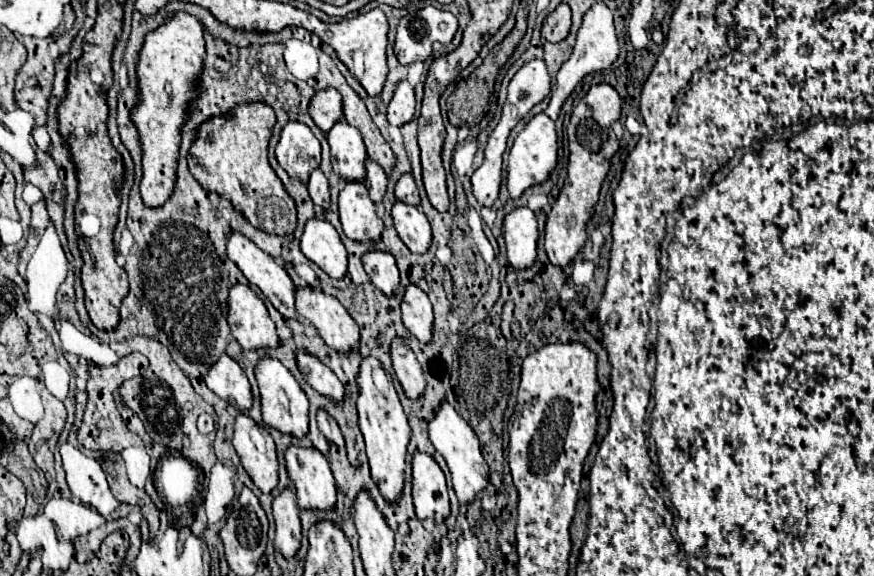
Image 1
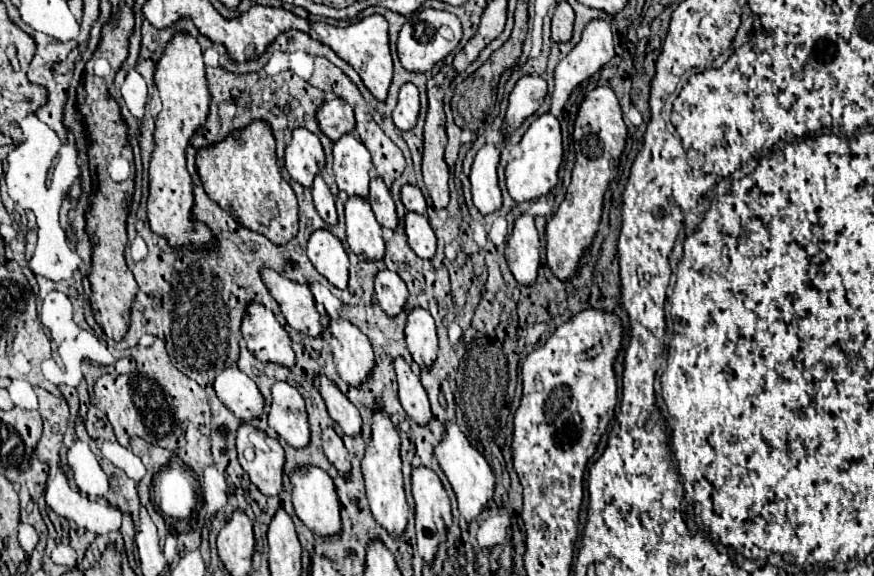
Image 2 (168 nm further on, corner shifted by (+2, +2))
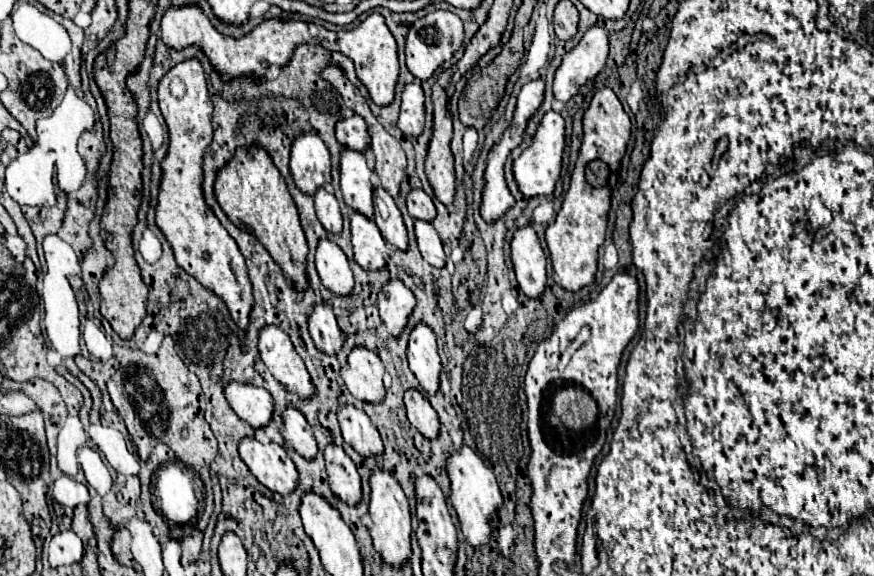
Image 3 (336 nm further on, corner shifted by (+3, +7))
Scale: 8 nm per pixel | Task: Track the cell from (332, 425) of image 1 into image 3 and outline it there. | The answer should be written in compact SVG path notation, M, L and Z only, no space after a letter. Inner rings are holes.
M328 446L324 450L326 456L326 472L332 494L346 502L348 506L356 506L362 502L362 484L354 462L342 450L342 446Z

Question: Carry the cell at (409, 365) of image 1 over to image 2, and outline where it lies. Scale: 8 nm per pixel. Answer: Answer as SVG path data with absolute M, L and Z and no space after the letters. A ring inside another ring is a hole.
M397 357L393 367L397 373L399 399L401 399L403 409L415 423L425 425L431 419L431 409L429 409L429 399L421 385L419 375L413 371L411 363L407 363L403 357Z

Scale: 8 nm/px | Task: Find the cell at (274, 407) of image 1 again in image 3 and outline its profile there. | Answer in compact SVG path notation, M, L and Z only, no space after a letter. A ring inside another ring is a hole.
M288 408L284 412L284 440L306 460L312 460L318 454L318 446L312 434L312 428L308 426L304 414L300 414L294 408Z

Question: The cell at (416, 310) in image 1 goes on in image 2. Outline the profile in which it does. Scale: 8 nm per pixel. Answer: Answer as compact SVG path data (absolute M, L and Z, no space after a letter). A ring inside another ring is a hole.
M423 307L411 309L411 313L407 315L405 337L413 361L419 367L429 367L437 357L437 333L435 333L433 317L427 309Z

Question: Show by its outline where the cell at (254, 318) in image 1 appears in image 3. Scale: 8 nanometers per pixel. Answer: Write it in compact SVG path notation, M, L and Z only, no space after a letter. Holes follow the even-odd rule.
M264 326L264 330L260 330L258 348L260 348L260 358L268 366L270 374L288 392L296 392L304 400L310 400L316 394L310 374L302 358L296 354L288 334L284 334L276 326Z

